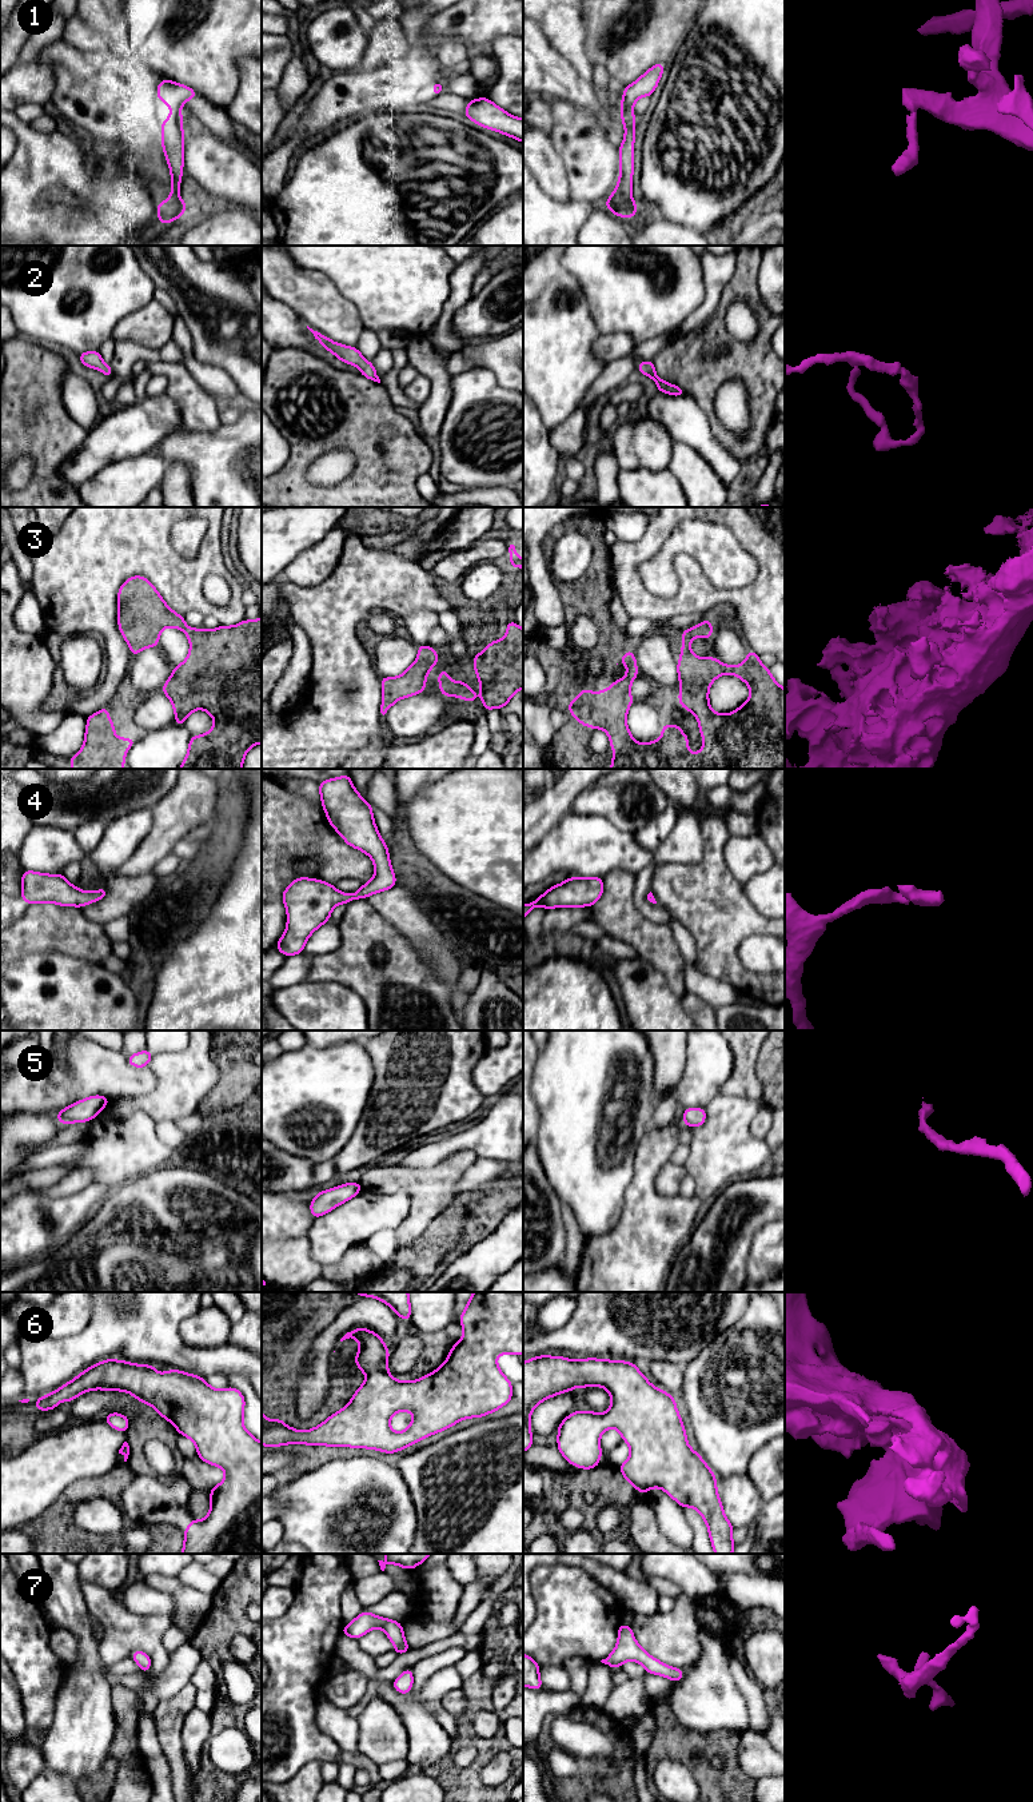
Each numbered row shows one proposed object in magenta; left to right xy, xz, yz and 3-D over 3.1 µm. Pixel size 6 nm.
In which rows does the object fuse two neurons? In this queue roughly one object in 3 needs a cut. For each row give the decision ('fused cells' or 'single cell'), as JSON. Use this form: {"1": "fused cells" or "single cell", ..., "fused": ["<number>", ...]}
{"1": "single cell", "2": "single cell", "3": "single cell", "4": "single cell", "5": "single cell", "6": "single cell", "7": "single cell", "fused": []}

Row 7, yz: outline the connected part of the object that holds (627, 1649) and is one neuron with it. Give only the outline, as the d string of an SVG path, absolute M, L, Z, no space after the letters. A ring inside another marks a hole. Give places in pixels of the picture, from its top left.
M621 1623L618 1627L618 1643L614 1651L601 1662L609 1667L622 1667L626 1661L634 1661L645 1667L646 1674L658 1674L679 1682L683 1678L683 1669L674 1669L657 1658L650 1657L635 1640L630 1626Z

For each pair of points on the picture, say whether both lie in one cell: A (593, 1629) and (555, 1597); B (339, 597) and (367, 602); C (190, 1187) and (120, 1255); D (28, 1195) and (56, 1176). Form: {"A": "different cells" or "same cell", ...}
{"A": "same cell", "B": "same cell", "C": "same cell", "D": "different cells"}

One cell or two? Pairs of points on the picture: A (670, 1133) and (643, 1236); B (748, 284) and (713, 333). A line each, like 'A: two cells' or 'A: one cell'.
A: one cell
B: one cell

